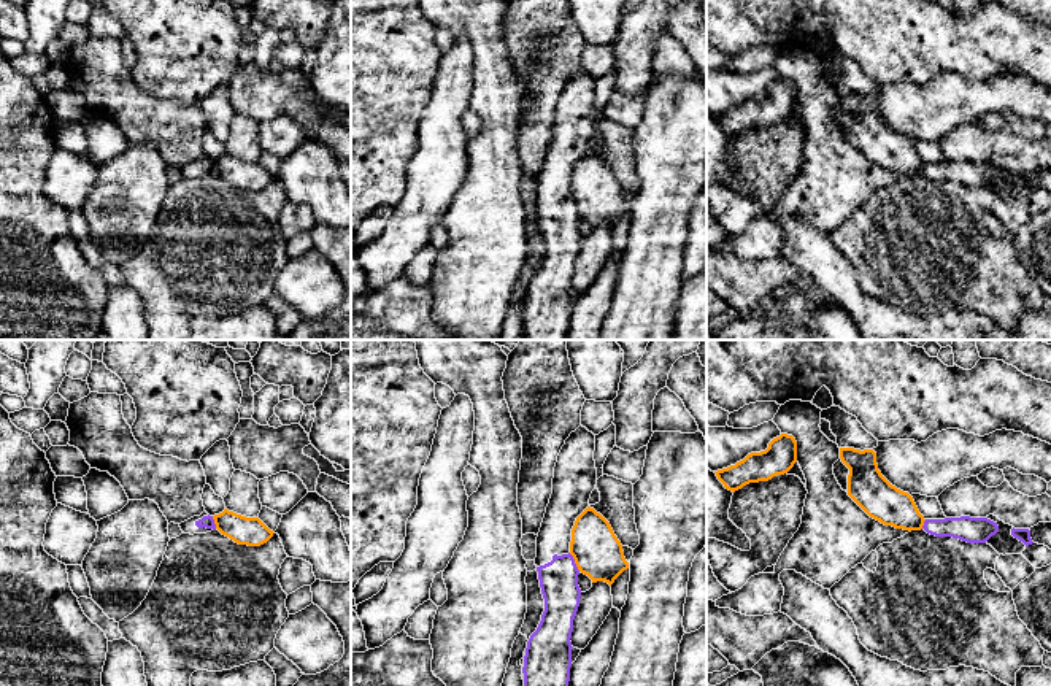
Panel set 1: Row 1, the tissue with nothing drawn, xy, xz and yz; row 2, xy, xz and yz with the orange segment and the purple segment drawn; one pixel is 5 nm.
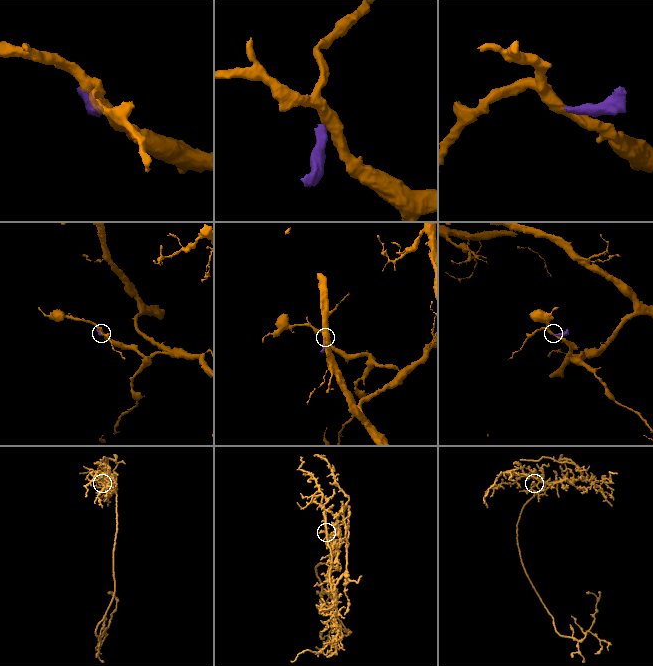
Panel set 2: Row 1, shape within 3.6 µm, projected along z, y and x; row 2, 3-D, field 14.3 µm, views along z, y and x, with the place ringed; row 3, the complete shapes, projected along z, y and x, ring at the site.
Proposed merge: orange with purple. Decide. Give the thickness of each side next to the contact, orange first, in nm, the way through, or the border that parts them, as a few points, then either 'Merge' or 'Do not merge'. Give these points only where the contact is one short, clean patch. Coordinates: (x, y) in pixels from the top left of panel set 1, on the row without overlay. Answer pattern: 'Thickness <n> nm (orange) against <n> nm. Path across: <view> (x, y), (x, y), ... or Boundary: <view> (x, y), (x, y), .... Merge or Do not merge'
Thickness 240 nm (orange) against 190 nm. Boundary: xz (569, 197), (580, 215). Do not merge

